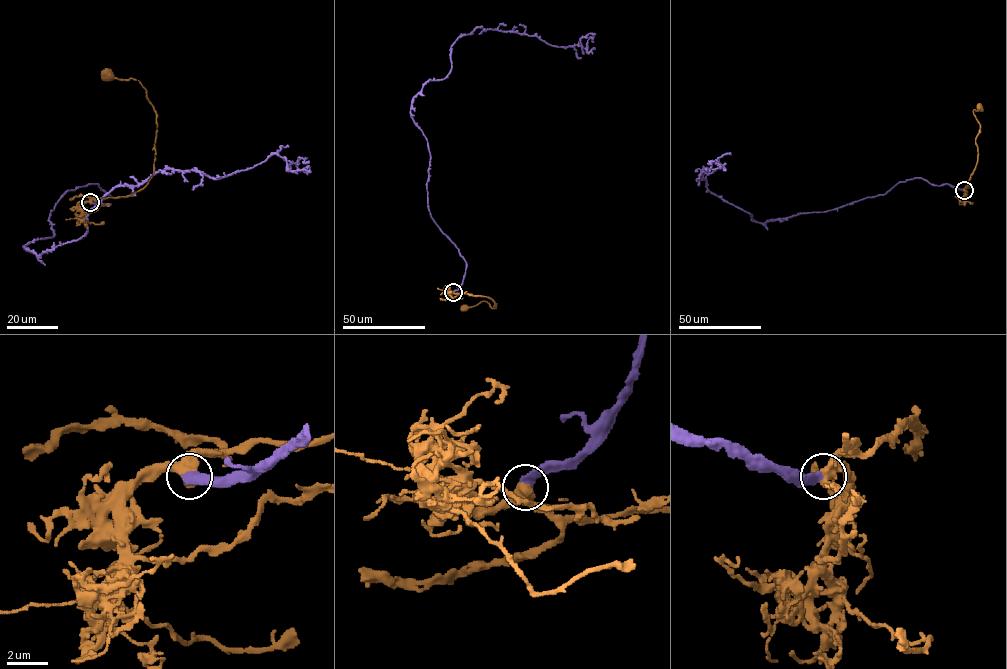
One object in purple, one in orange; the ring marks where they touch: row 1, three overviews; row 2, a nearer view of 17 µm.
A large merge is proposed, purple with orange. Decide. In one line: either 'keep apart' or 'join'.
join

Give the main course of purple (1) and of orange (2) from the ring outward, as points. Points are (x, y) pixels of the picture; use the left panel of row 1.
1: (90, 202), (110, 196), (68, 190), (54, 235), (24, 247), (78, 240), (114, 188), (167, 169), (307, 158)
2: (90, 202), (140, 190), (154, 168), (157, 115), (145, 88), (136, 80), (121, 80), (107, 73)

